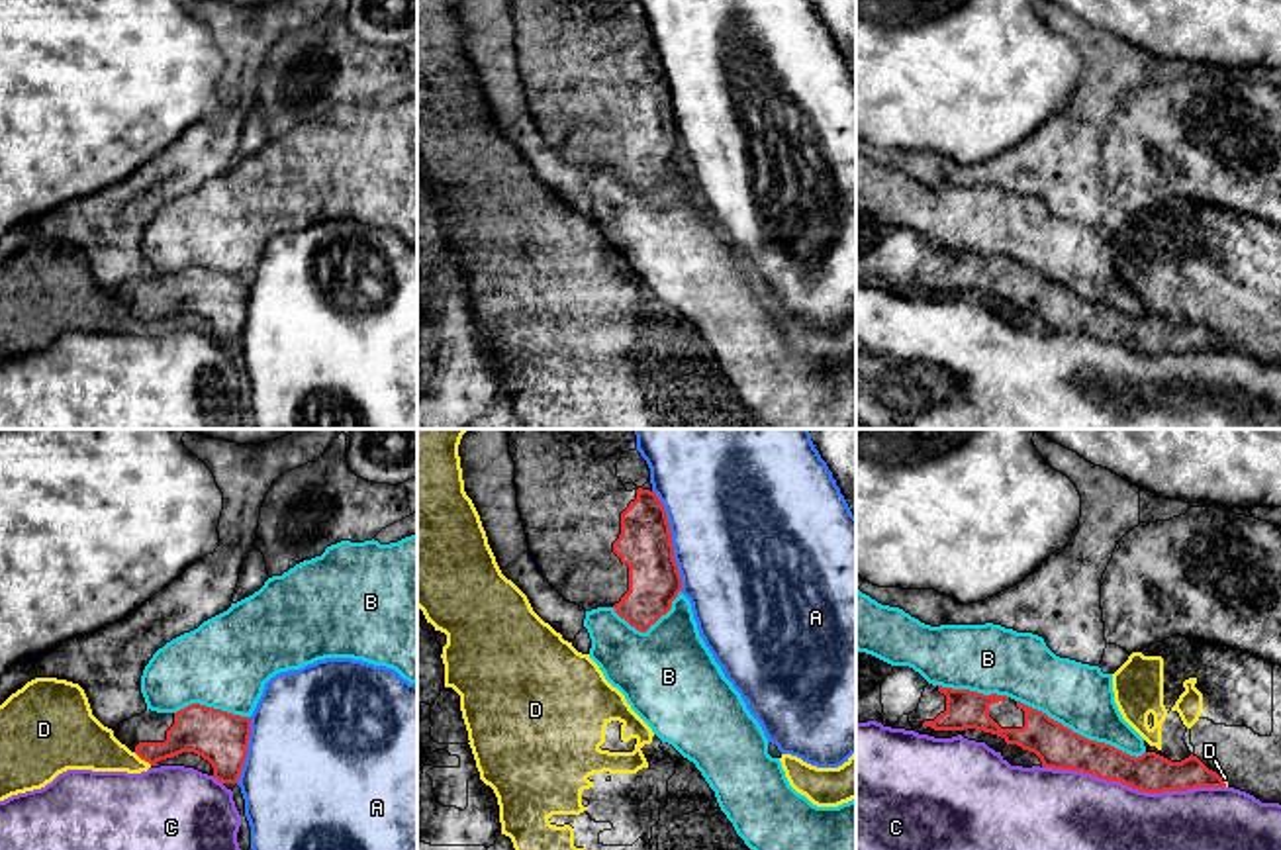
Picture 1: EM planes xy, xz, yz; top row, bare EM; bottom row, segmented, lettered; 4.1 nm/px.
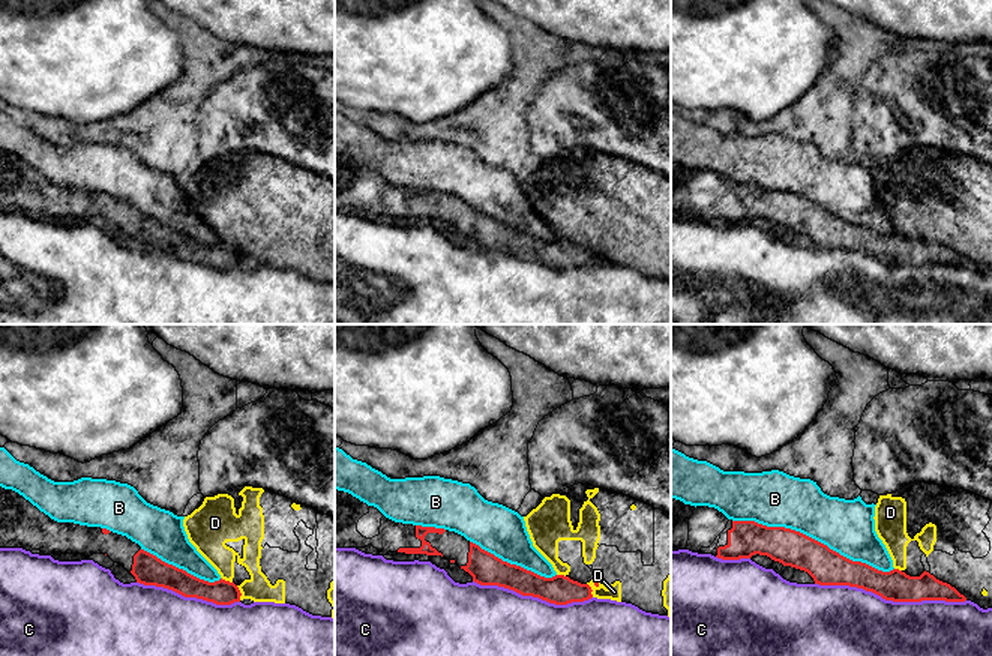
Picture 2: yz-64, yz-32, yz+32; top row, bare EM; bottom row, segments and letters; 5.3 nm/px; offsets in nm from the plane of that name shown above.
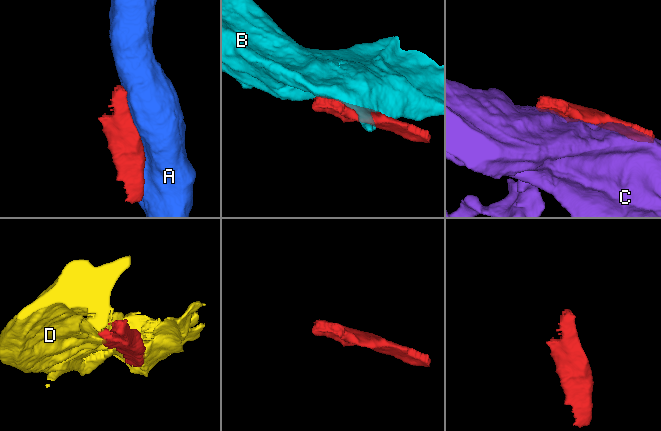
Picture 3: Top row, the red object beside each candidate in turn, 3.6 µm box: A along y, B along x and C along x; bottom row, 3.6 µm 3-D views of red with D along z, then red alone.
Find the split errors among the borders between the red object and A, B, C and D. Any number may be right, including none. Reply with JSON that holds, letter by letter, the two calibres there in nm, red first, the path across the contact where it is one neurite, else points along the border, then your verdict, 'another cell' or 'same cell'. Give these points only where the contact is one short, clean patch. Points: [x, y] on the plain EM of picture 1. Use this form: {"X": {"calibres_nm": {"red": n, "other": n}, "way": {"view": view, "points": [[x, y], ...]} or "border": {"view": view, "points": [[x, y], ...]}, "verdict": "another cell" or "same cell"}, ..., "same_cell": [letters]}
{"A": {"calibres_nm": {"red": 220, "other": 480}, "verdict": "another cell"}, "B": {"calibres_nm": {"red": 180, "other": 260}, "verdict": "another cell"}, "C": {"calibres_nm": {"red": 160, "other": 500}, "verdict": "another cell"}, "D": {"calibres_nm": {"red": 190, "other": 220}, "verdict": "another cell"}, "same_cell": []}

